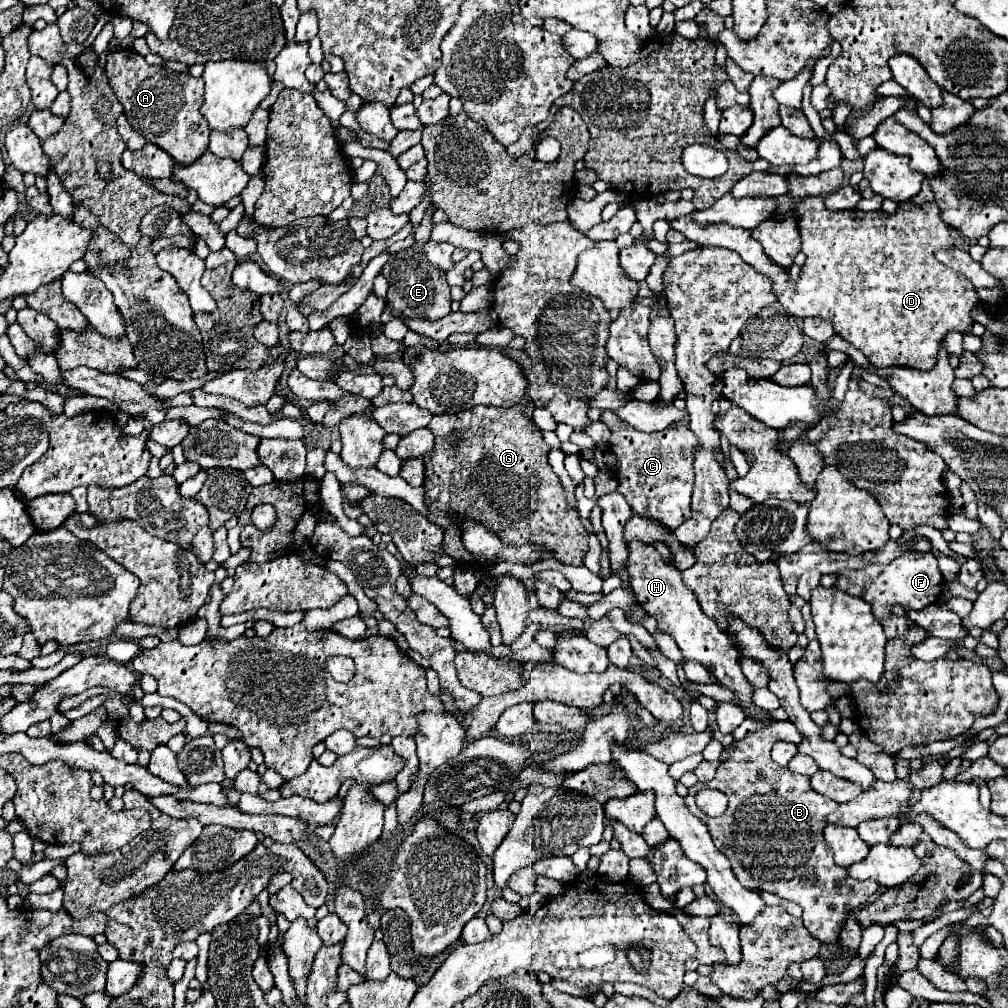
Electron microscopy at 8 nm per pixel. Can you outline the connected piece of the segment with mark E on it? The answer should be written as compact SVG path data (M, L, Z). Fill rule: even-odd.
M410 248L404 252L392 254L390 260L384 264L382 274L390 284L386 302L396 312L404 314L404 318L428 318L430 322L434 322L436 318L444 318L452 312L450 310L452 298L450 298L450 286L446 282L446 276L426 260L422 250Z

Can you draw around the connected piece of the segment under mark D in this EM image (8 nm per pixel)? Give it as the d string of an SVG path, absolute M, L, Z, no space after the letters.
M814 196L798 202L794 214L800 218L798 228L806 254L804 274L796 286L792 286L788 272L770 262L762 246L744 228L728 224L698 226L686 216L672 220L670 226L700 246L736 250L774 282L778 302L788 314L800 318L820 316L832 322L834 332L858 348L876 370L888 366L930 370L937 363L938 350L948 332L970 334L978 294L970 280L960 278L934 256L936 250L954 248L952 228L940 218L936 202L922 206L902 202L896 214L884 210L832 212L824 206L824 198Z

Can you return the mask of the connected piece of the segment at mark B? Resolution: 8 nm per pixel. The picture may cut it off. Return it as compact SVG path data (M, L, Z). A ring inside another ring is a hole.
M776 722L748 734L744 740L736 742L736 750L718 766L710 782L698 782L688 790L686 806L694 816L706 822L716 848L730 858L732 872L744 888L766 890L800 904L804 910L804 926L810 934L822 944L834 944L838 942L848 914L864 906L880 886L872 880L854 882L846 868L836 866L822 838L822 830L828 814L836 810L838 804L812 790L808 776L792 774L770 758L770 750L778 740L802 742L792 722ZM702 788L716 788L728 796L728 808L722 816L710 818L700 812L694 796ZM762 878L766 878L766 882Z

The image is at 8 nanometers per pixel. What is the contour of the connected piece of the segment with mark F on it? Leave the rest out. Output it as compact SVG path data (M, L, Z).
M908 552L886 566L874 562L866 564L860 570L844 570L838 574L834 588L866 600L872 606L874 618L878 618L878 622L884 622L892 616L892 606L896 604L904 610L922 610L924 606L936 604L942 596L944 578L938 570L938 560L932 552Z

